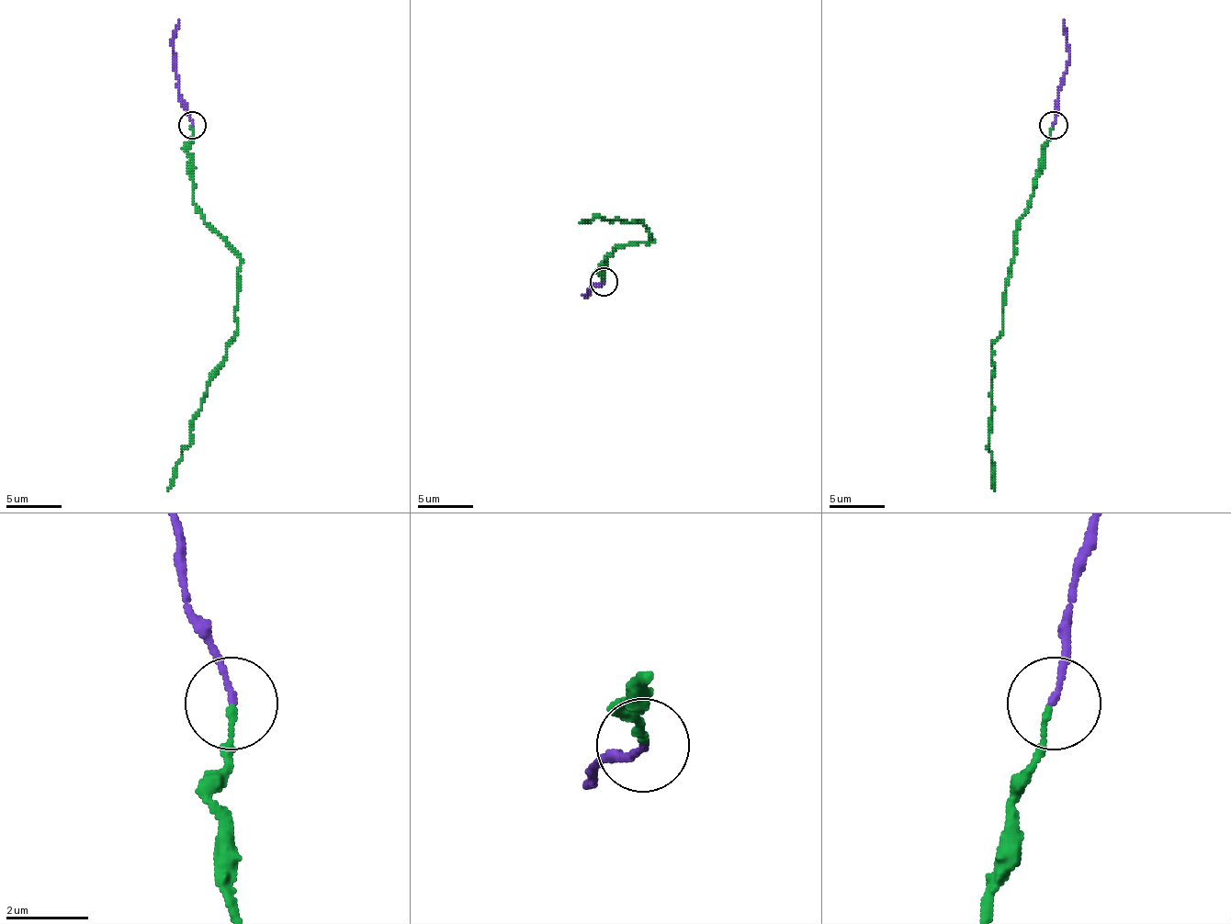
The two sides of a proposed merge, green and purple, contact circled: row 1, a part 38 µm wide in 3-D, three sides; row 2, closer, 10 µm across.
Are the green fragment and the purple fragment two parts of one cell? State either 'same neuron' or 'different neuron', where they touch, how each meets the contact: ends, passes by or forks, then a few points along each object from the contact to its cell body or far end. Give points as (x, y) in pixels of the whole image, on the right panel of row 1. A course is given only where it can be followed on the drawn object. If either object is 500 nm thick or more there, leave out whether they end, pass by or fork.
same neuron; place (1054, 125); green ends; purple ends; course green (1053, 126), (1031, 204), (1019, 220), (1002, 307), (1002, 334), (991, 345), (988, 443), (994, 490); course purple (1053, 126), (1058, 93), (1069, 59), (1064, 20)

